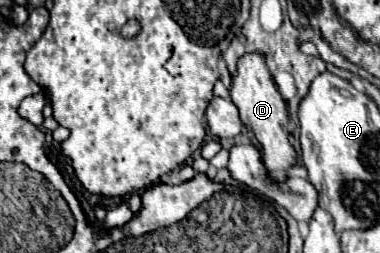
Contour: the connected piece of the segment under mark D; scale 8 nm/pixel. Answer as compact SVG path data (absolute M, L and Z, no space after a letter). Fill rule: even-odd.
M248 54L248 56L244 56L244 60L240 60L238 72L232 78L230 94L232 94L232 102L240 110L240 118L248 130L248 136L252 138L250 142L254 146L258 146L258 150L262 152L262 162L266 166L268 176L274 182L284 182L288 178L288 170L296 164L296 150L288 142L290 132L288 132L286 102L282 100L276 84L272 82L266 60L262 56Z

